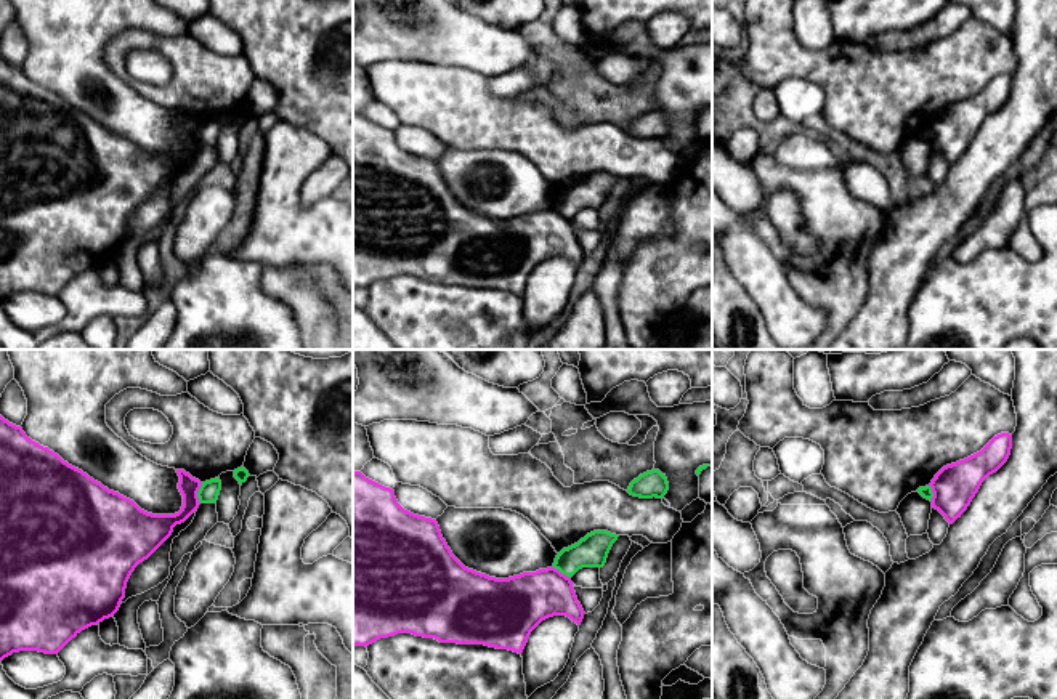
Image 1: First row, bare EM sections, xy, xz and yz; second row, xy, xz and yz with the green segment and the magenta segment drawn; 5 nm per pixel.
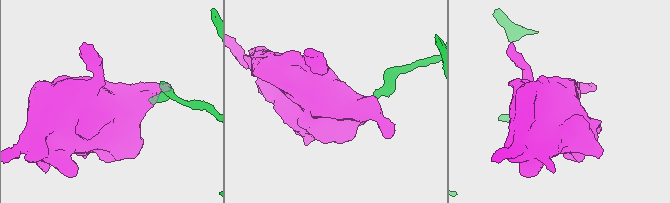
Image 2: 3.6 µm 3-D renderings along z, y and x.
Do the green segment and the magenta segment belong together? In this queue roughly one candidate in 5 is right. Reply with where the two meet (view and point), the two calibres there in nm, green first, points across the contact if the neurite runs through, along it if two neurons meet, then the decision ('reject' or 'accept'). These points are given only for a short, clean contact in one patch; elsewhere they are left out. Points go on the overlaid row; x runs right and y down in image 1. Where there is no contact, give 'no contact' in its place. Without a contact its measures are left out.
meets green in xy at (198, 492); 100 nm thick on the green side, 130 nm on the other; border along xy (202, 483), (198, 492), (199, 502); reject

